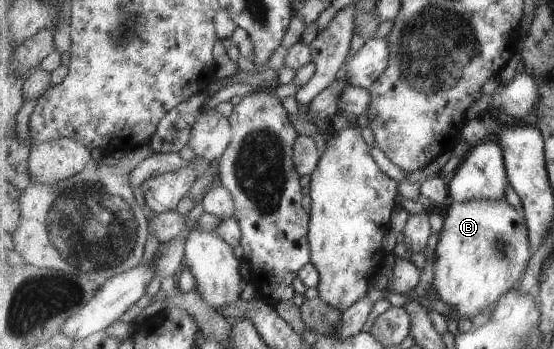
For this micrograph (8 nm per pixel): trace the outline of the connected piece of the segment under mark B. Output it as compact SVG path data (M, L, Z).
M506 199L453 202L446 211L443 226L438 233L433 279L433 287L436 287L439 300L450 307L448 318L454 319L460 327L463 327L476 315L491 310L502 295L506 295L522 281L528 261L536 251L537 248L534 248L530 241L530 229L523 208L512 207Z

